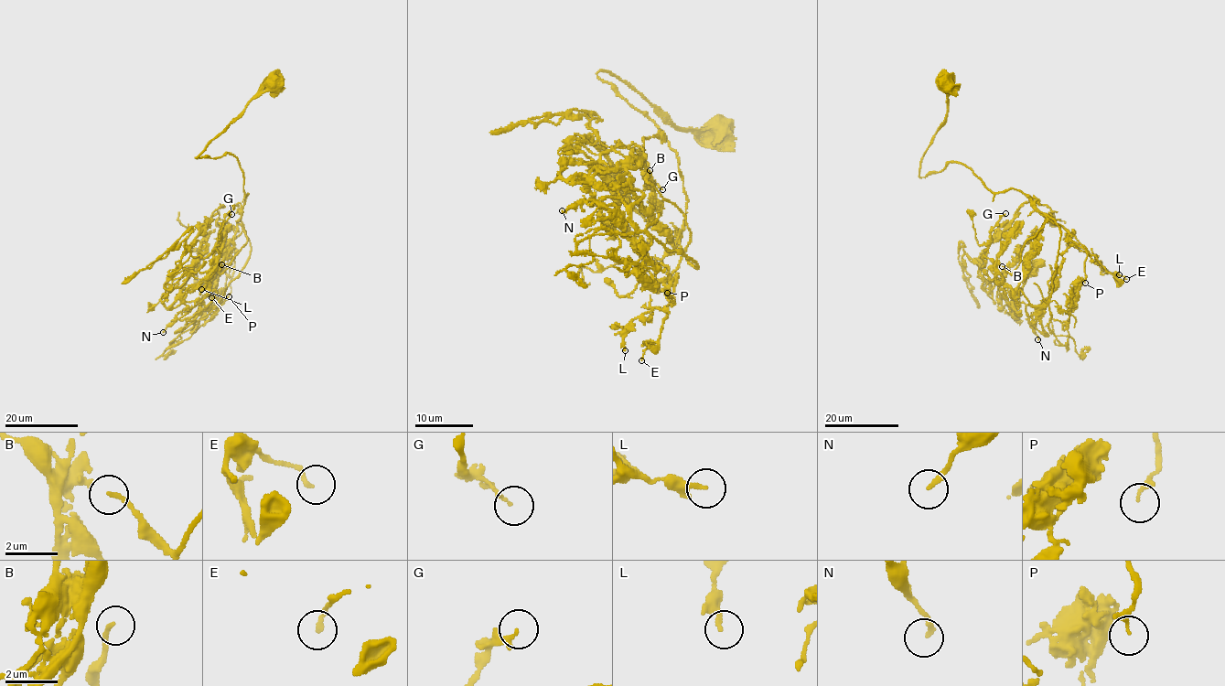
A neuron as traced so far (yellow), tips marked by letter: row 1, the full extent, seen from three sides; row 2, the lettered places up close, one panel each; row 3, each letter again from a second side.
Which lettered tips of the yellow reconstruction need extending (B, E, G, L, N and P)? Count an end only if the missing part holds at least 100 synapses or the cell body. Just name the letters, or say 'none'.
N

